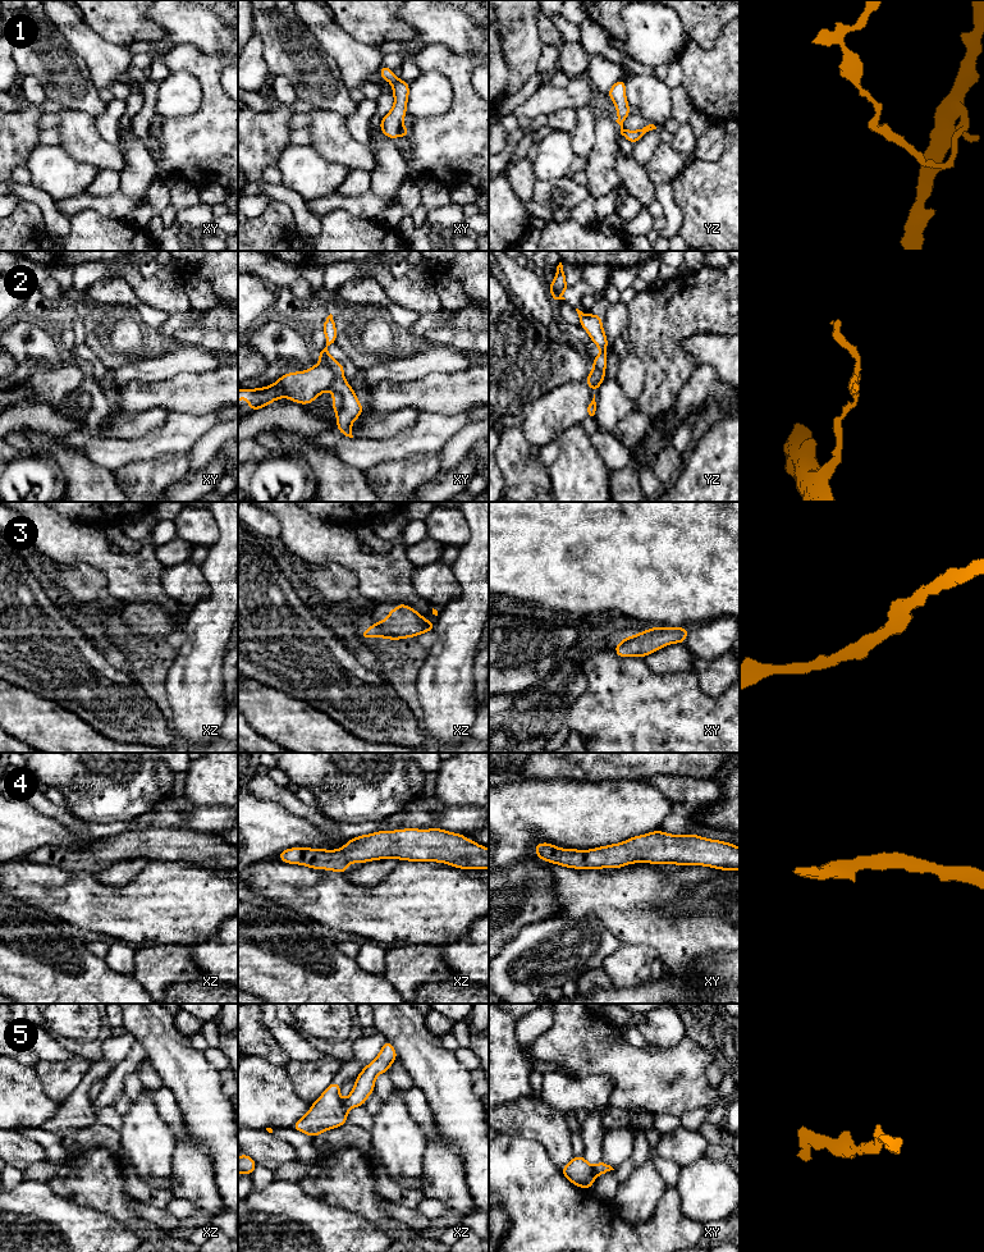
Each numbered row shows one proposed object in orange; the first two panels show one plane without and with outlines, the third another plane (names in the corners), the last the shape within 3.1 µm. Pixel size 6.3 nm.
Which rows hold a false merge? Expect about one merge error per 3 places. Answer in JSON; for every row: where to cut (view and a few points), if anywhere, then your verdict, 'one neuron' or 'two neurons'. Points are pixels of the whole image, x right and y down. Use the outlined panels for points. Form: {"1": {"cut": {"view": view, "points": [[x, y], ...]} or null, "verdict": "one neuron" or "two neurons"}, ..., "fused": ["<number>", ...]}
{"1": {"cut": {"view": "yz", "points": [[623, 129], [621, 132]]}, "verdict": "two neurons"}, "2": {"cut": {"view": "xy", "points": [[321, 360], [332, 371], [330, 388]]}, "verdict": "two neurons"}, "3": {"cut": null, "verdict": "one neuron"}, "4": {"cut": null, "verdict": "one neuron"}, "5": {"cut": {"view": "xz", "points": [[342, 1101], [346, 1113]]}, "verdict": "two neurons"}, "fused": ["1", "2", "5"]}

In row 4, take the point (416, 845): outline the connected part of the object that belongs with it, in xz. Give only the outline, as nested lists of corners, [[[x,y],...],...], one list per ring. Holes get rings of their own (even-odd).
[[[441,828],[379,831],[348,840],[338,850],[292,847],[278,854],[288,864],[347,874],[349,863],[395,858],[411,862],[439,862],[462,869],[489,869],[489,849],[461,833]]]

